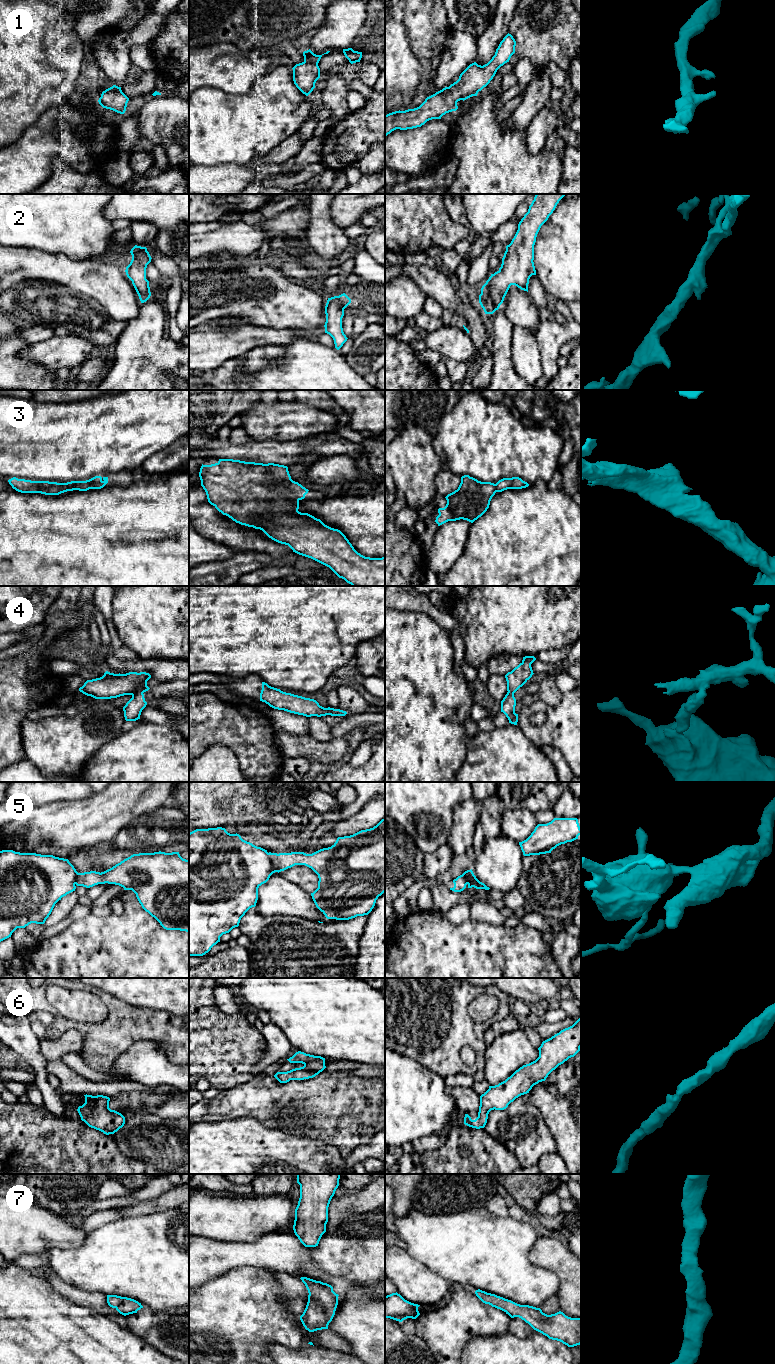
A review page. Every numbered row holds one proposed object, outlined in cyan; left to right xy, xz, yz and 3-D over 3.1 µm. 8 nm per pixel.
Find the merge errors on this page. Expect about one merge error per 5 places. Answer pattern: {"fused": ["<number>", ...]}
{"fused": ["4", "5"]}

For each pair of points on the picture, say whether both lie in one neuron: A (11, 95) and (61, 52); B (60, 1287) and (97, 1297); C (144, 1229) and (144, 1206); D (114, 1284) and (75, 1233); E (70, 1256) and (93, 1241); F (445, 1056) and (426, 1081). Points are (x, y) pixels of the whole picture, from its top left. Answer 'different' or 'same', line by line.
A: same
B: same
C: different
D: different
E: same
F: different

